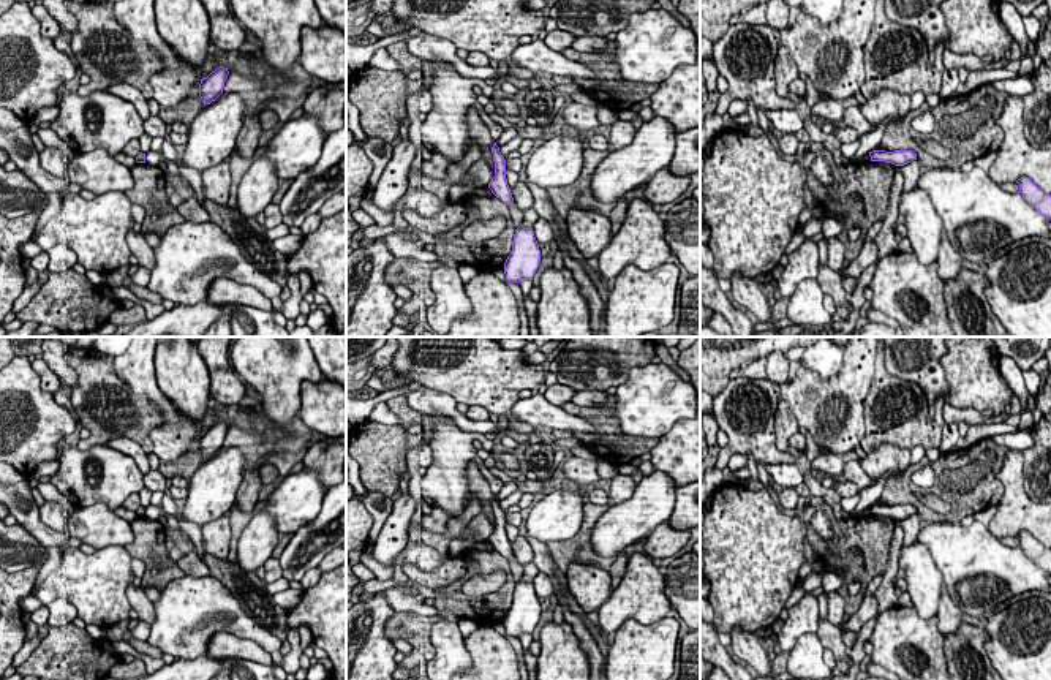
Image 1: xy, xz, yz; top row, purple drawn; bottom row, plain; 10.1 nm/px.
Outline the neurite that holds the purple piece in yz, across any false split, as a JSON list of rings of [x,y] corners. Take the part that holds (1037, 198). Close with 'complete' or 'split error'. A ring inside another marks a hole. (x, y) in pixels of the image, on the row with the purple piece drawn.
[[[1021,177],[1016,180],[1019,183],[1019,191],[1023,198],[1042,215],[1051,220],[1051,195],[1040,190],[1029,177]]]; complete

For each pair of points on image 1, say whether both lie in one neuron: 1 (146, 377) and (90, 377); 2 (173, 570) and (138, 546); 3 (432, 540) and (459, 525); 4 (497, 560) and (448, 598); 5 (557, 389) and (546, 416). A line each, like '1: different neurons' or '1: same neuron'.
1: different neurons
2: same neuron
3: same neuron
4: same neuron
5: different neurons

